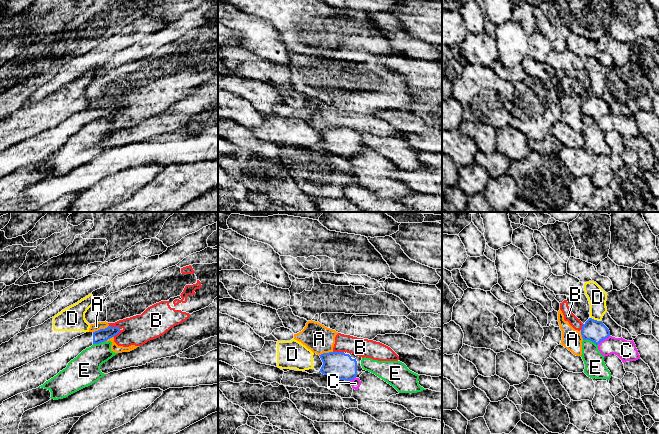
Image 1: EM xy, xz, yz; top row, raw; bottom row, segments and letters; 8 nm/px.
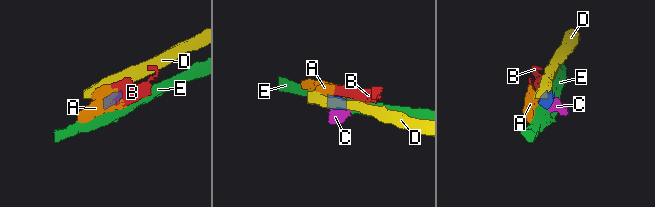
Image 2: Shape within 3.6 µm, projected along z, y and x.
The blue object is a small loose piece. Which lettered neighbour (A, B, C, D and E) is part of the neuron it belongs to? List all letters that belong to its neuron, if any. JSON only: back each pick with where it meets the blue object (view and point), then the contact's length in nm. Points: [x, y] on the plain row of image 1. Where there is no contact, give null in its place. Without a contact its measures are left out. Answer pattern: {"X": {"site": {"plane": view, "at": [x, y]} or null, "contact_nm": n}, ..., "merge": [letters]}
{"merge": []}

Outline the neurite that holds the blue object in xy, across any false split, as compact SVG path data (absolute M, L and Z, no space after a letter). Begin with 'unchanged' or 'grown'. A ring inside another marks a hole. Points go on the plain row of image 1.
grown | M108 102L95 108L77 112L54 128L47 129L0 153L0 181L7 175L43 161L65 145L83 126L99 120L120 108Z

